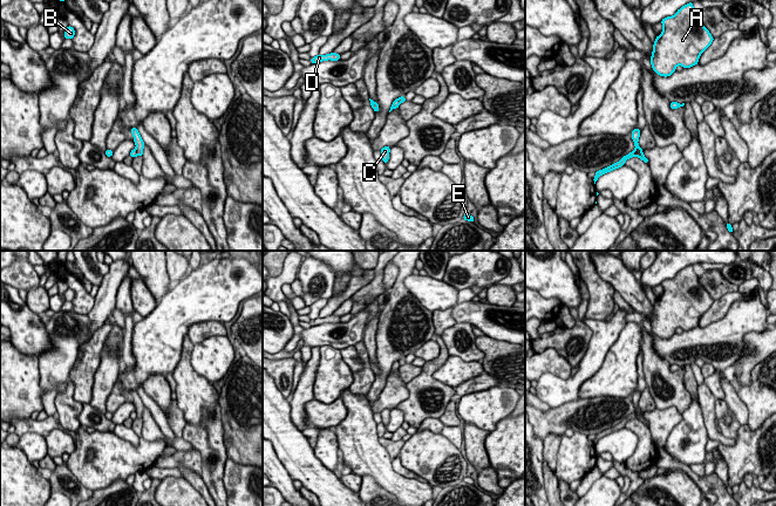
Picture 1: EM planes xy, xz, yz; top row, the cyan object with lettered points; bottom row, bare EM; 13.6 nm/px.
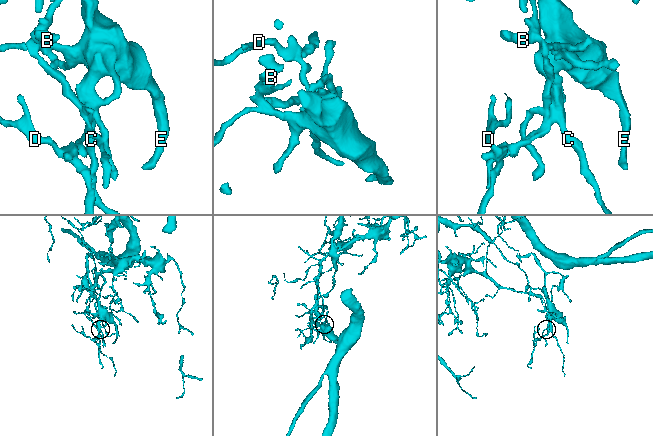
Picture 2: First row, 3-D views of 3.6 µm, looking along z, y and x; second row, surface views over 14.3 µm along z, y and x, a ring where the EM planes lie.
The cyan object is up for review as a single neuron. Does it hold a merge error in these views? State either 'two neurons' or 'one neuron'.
two neurons

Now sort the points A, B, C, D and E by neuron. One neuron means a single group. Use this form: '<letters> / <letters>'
A C D E / B

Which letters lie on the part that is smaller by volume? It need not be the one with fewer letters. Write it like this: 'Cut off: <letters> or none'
Cut off: A, C, D, E

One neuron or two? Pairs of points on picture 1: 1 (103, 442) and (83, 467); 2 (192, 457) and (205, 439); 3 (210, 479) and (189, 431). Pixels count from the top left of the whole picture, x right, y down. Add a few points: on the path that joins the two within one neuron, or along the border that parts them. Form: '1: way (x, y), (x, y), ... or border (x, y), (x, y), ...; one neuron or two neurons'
1: way (103, 450), (103, 453), (92, 465); one neuron
2: border (194, 446), (201, 456), (202, 474); two neurons
3: way (210, 467), (205, 460), (205, 448), (201, 443); one neuron

